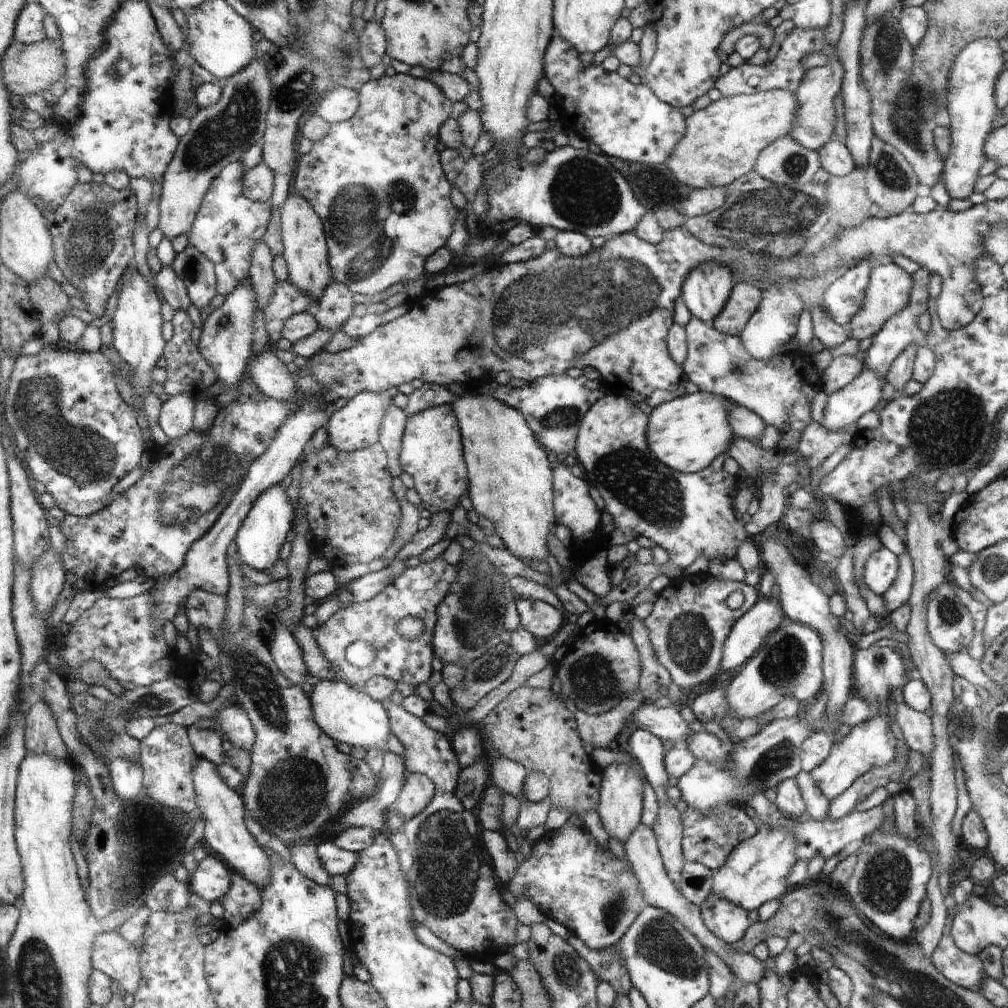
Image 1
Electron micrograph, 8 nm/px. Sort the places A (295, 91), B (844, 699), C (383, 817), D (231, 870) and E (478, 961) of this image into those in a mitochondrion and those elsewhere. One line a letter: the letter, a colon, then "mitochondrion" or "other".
A: mitochondrion
B: other
C: other
D: other
E: other

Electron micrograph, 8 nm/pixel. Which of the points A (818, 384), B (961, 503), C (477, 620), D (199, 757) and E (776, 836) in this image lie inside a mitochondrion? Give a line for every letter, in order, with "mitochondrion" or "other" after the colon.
A: other
B: other
C: mitochondrion
D: other
E: other

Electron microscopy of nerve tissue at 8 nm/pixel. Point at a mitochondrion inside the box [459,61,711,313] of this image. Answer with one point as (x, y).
(586, 193)

